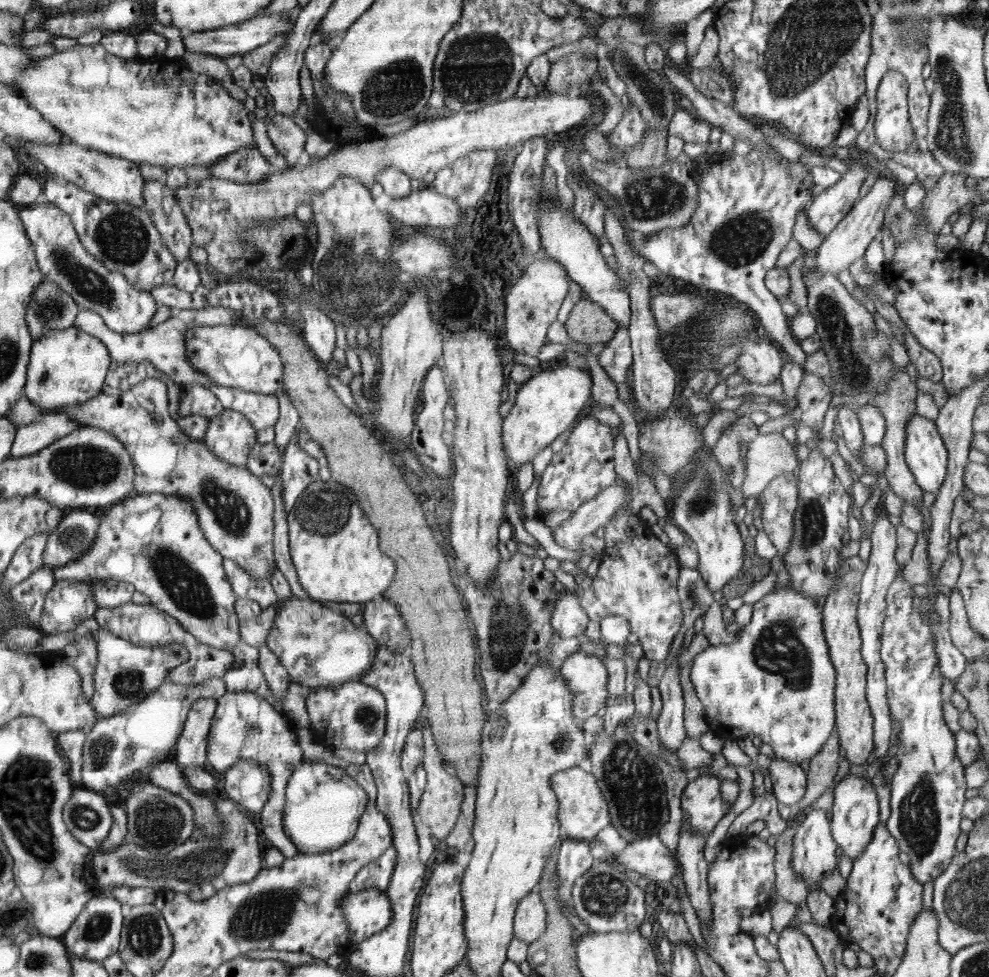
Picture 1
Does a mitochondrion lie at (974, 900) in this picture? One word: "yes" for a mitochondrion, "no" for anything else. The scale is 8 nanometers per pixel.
yes

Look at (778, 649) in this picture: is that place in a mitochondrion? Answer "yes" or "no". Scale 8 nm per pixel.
yes

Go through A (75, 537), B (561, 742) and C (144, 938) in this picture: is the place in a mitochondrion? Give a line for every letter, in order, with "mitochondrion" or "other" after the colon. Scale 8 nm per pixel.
A: mitochondrion
B: mitochondrion
C: mitochondrion

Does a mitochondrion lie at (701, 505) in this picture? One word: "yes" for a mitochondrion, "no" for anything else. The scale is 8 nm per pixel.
yes

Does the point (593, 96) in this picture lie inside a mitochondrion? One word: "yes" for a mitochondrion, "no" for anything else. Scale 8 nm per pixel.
no

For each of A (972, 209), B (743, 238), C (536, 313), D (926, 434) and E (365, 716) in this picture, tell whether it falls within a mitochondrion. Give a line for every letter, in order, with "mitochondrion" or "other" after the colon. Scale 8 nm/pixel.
A: other
B: mitochondrion
C: mitochondrion
D: other
E: mitochondrion

